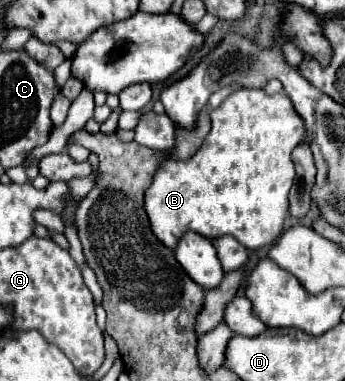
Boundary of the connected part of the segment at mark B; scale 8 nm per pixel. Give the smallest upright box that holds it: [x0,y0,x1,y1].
[144,89,304,251]

